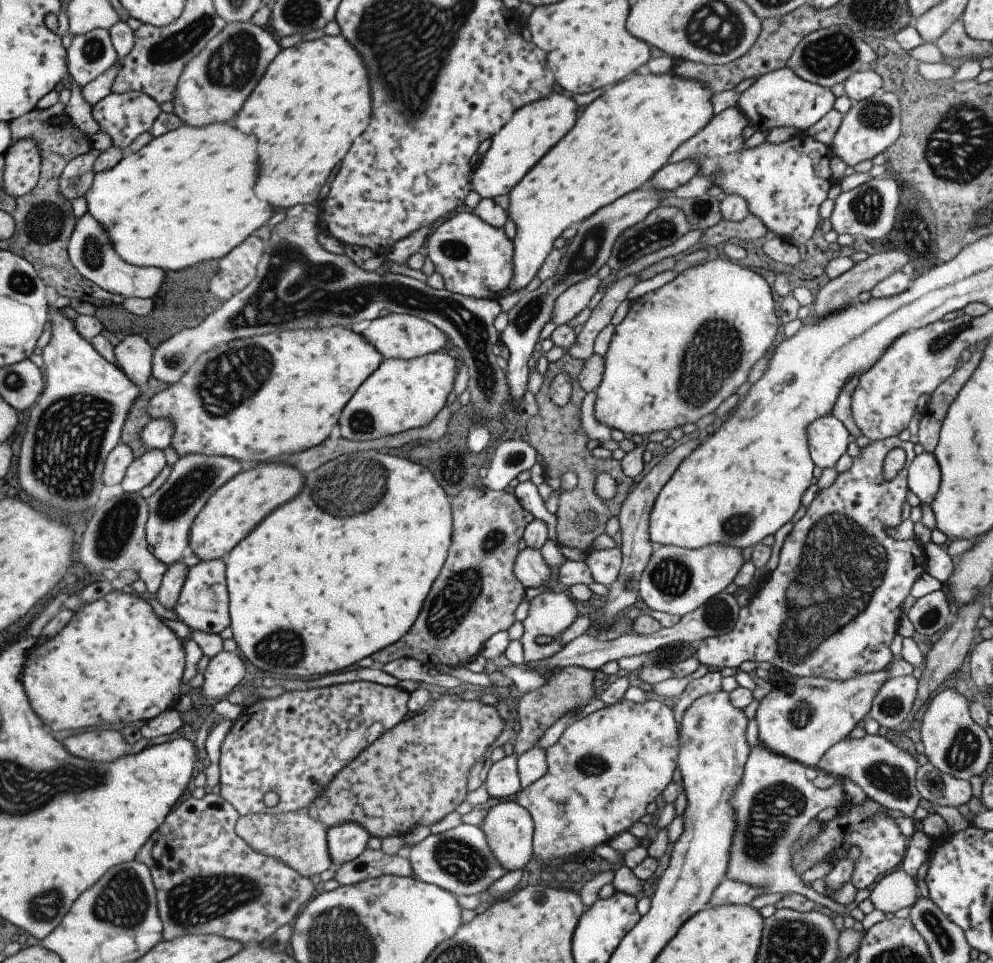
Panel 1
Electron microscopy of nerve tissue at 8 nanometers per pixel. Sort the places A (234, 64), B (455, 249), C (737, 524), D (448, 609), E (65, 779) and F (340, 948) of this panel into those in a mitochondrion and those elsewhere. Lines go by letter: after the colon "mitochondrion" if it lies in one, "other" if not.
A: mitochondrion
B: mitochondrion
C: mitochondrion
D: mitochondrion
E: mitochondrion
F: mitochondrion

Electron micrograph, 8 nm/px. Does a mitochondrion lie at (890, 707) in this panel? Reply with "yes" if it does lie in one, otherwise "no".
yes

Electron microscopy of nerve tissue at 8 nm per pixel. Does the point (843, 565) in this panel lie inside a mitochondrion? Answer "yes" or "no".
yes

